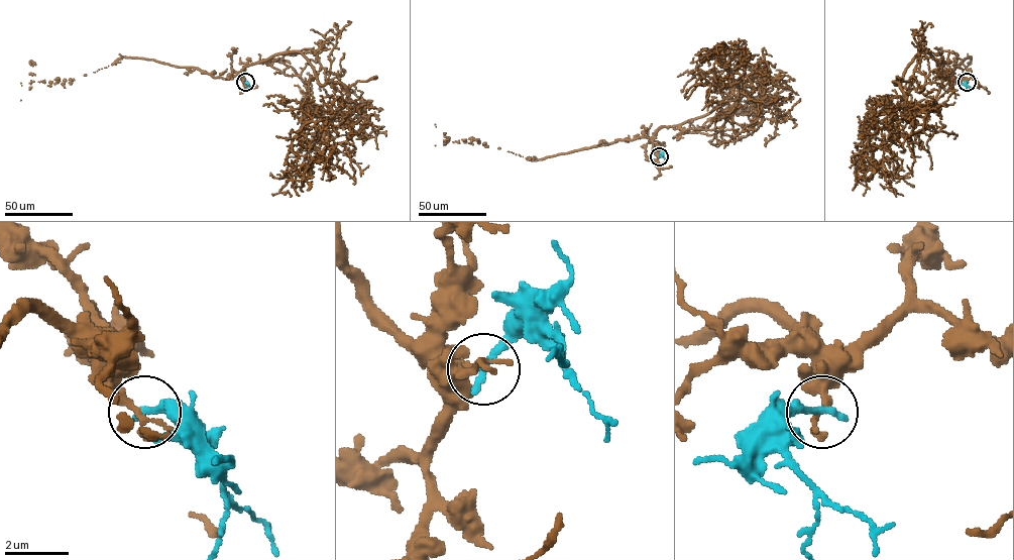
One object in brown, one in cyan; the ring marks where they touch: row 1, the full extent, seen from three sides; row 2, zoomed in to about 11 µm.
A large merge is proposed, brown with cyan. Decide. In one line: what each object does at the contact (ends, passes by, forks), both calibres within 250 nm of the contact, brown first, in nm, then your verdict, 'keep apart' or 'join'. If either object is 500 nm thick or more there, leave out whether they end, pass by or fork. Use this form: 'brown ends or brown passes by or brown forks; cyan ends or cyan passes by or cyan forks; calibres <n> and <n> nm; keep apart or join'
brown ends; cyan ends; calibres 300 and 280 nm; keep apart

